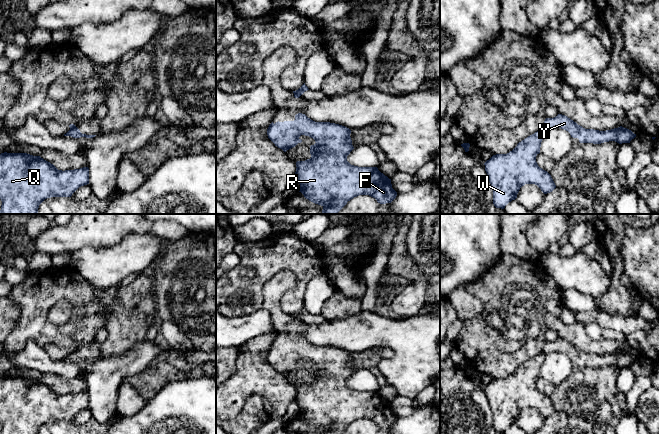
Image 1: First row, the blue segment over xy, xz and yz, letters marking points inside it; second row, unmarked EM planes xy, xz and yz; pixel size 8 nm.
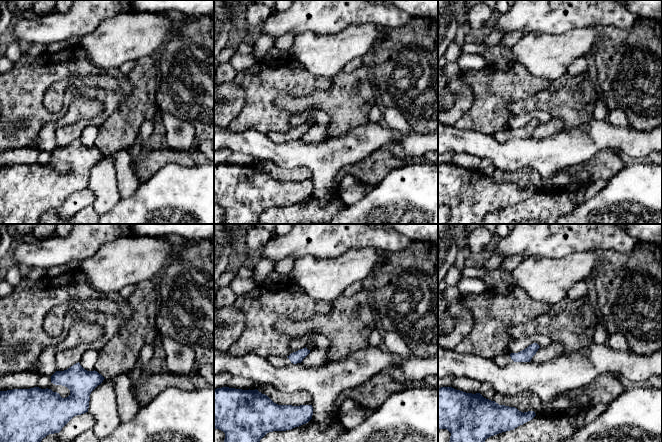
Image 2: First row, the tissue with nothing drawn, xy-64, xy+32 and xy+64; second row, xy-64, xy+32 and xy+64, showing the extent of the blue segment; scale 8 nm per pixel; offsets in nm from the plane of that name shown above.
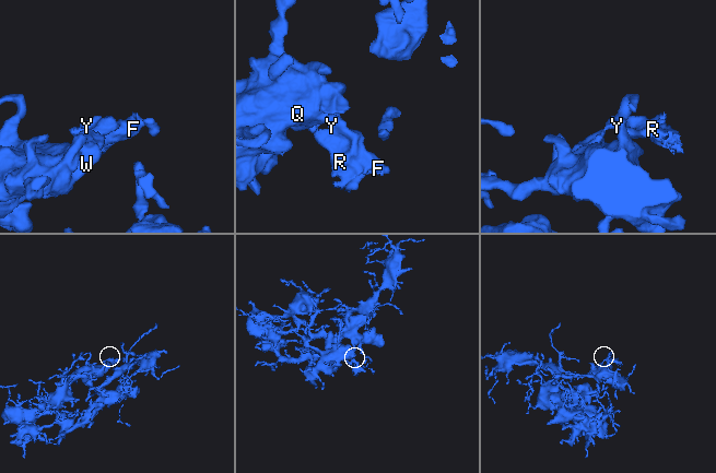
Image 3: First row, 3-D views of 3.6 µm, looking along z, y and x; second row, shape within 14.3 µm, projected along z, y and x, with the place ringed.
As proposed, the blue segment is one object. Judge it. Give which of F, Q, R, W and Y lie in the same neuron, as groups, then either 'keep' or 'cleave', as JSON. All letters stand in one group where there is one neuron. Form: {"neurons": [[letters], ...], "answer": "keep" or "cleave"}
{"neurons": [["F", "R", "Y"], ["Q", "W"]], "answer": "cleave"}

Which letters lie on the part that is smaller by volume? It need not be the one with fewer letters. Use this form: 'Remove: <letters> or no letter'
Remove: F, R, Y

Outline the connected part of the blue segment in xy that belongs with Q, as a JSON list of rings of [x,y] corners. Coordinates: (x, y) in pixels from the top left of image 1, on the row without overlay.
[[[27,377],[0,378],[1,434],[38,434],[39,429],[51,421],[71,421],[81,410],[89,408],[89,392],[58,394],[40,380]]]

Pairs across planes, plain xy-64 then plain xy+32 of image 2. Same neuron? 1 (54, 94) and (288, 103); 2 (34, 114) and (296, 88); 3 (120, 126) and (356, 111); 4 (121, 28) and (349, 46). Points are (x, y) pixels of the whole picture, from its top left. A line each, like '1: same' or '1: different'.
1: same
2: same
3: same
4: same

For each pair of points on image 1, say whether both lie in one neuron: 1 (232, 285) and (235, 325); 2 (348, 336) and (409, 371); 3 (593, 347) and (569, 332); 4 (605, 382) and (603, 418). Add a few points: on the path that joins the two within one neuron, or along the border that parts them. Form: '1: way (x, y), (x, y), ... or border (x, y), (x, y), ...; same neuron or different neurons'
1: border (257, 310), (244, 315), (226, 316); different neurons
2: way (366, 336), (385, 336), (402, 353); same neuron
3: way (587, 345), (575, 334); same neuron
4: border (612, 411), (601, 401), (584, 414); different neurons

